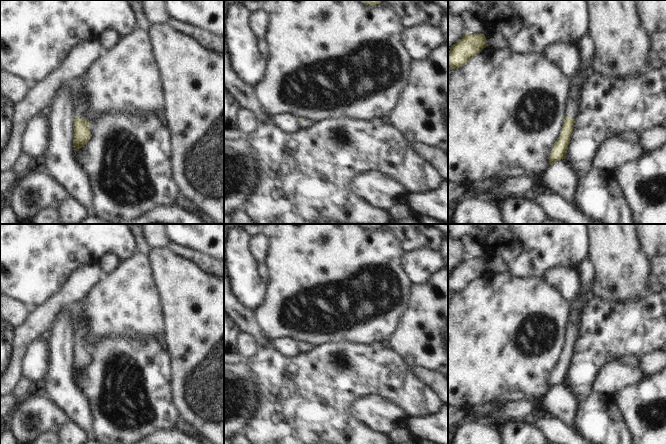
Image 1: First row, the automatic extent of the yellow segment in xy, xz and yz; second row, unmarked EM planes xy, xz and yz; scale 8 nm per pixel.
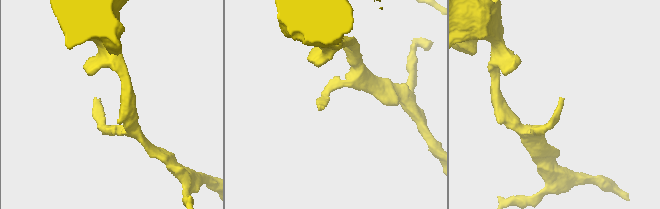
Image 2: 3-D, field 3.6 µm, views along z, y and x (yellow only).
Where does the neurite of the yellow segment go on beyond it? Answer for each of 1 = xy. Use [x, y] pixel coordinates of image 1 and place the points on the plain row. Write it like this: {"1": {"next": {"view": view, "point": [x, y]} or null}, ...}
{"1": {"next": {"view": "xy", "point": [81, 331]}}}

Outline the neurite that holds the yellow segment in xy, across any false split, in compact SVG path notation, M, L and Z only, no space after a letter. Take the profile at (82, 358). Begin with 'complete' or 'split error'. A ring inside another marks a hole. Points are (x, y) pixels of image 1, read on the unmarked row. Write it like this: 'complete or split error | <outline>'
split error | M82 323L77 324L74 334L74 363L73 369L76 375L84 371L91 362L90 348L87 345L88 327Z

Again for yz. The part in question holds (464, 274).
complete | M466 257L448 276L448 289L451 293L458 293L466 289L486 271L488 268L484 258Z

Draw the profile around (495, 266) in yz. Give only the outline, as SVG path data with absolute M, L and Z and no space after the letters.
M494 257L485 258L486 267L489 271L494 274L505 274L506 265L502 263L500 260L495 260Z

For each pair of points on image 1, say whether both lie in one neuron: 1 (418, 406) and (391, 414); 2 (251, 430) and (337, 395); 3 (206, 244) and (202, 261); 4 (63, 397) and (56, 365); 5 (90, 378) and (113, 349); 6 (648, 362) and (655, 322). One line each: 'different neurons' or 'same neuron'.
1: different neurons
2: same neuron
3: different neurons
4: same neuron
5: same neuron
6: different neurons

